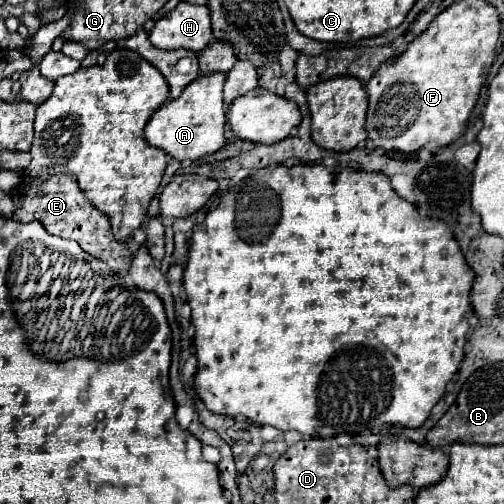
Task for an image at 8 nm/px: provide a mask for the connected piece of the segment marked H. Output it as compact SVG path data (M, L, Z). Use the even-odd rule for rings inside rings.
M180 2L170 14L154 24L150 40L160 50L204 50L212 40L208 6Z

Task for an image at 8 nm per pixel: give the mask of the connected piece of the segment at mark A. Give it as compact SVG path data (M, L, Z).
M220 72L202 76L194 80L190 86L186 86L178 100L170 100L162 108L158 108L144 130L148 144L164 150L166 156L178 162L184 162L184 160L194 162L194 160L200 160L208 154L222 150L226 144L226 136L224 136L226 108L222 100L224 78L226 76Z

